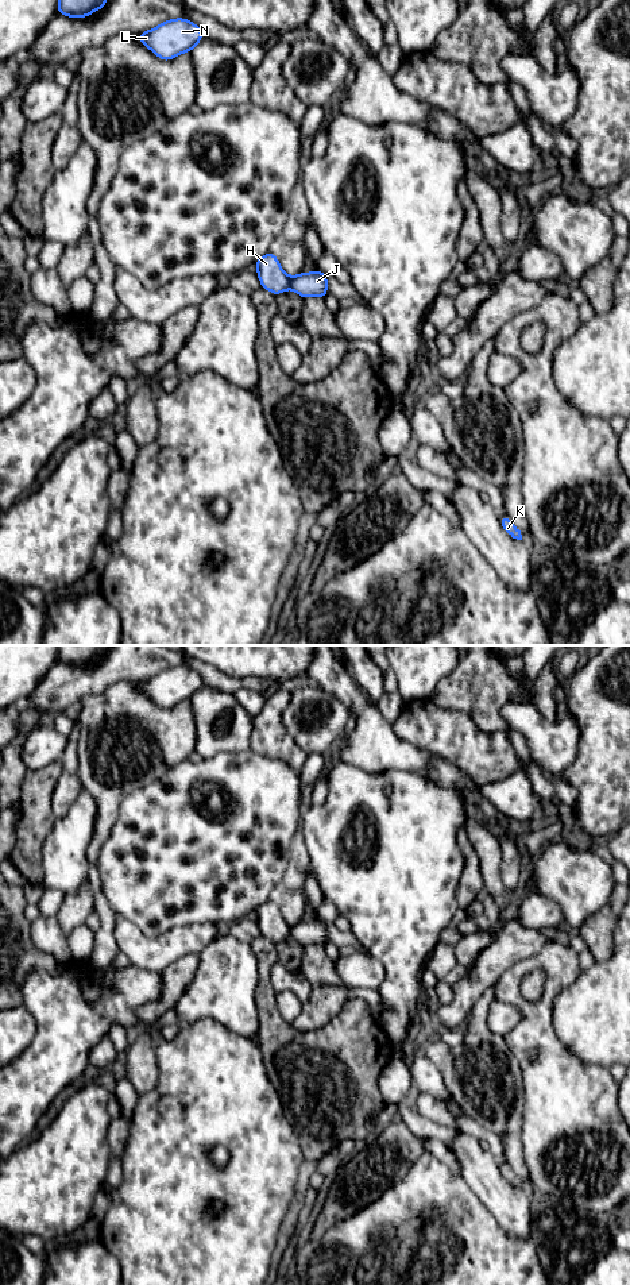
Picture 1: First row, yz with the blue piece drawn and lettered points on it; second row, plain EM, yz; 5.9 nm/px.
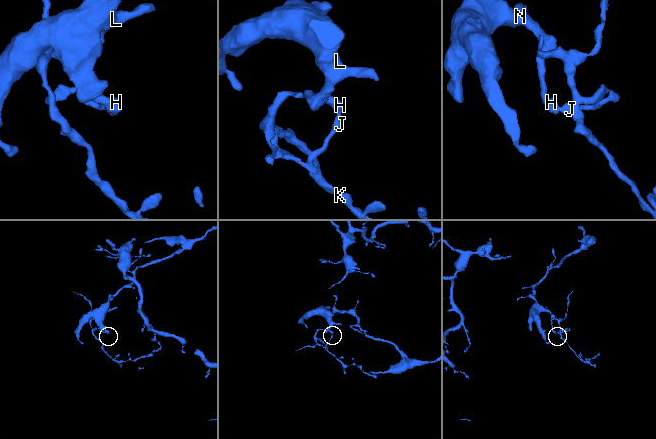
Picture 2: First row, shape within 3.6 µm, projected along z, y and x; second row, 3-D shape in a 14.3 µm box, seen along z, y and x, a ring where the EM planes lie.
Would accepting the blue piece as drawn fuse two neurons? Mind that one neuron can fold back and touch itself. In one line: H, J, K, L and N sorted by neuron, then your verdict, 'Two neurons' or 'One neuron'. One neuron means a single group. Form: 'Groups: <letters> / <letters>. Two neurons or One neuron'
Groups: H L N / J K. Two neurons

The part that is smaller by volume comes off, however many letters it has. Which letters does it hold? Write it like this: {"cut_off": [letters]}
{"cut_off": ["J", "K"]}

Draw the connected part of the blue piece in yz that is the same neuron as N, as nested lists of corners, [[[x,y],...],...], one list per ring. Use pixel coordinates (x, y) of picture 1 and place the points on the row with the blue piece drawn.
[[[185,18],[169,19],[152,30],[136,34],[139,42],[162,61],[190,53],[205,38],[202,30]]]

